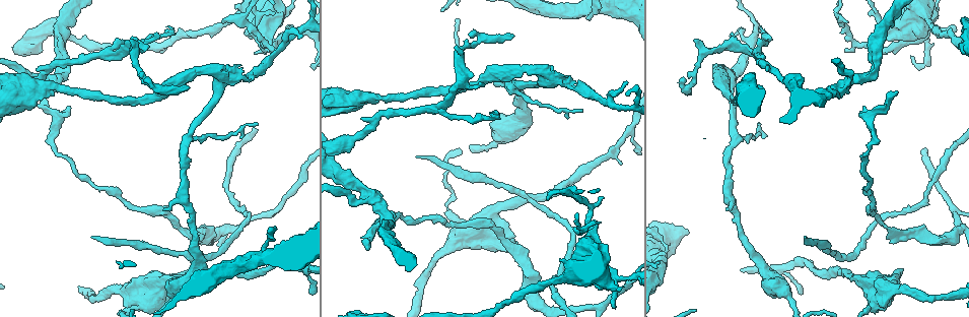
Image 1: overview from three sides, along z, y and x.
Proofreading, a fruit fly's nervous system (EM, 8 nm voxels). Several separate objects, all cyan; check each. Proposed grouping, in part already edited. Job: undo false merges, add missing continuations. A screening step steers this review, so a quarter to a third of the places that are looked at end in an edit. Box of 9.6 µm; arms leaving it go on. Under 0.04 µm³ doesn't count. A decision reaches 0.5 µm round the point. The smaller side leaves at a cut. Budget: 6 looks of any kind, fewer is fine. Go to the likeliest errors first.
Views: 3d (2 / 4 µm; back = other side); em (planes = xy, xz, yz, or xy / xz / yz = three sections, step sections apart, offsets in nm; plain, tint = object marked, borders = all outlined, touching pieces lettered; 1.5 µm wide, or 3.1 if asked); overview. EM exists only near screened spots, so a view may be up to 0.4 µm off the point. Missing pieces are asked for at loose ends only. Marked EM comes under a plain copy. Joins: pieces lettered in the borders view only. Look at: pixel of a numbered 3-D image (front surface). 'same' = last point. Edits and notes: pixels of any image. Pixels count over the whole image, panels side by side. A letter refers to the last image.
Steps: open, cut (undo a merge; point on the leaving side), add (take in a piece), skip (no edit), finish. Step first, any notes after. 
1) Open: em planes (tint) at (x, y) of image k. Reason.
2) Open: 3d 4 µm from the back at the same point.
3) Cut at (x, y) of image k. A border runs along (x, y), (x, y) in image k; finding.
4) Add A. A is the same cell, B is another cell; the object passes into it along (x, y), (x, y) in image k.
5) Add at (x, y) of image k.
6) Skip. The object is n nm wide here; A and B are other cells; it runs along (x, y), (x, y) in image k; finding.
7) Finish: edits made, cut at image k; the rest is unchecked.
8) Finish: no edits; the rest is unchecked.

Open: 3d 4 µm at (590, 234) of image 1. A fork.

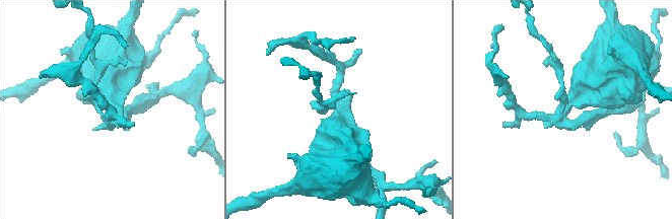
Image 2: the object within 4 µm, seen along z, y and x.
Open: em xy step 4 (tint) at (339, 110) of image 2. Shape alone is not enough.

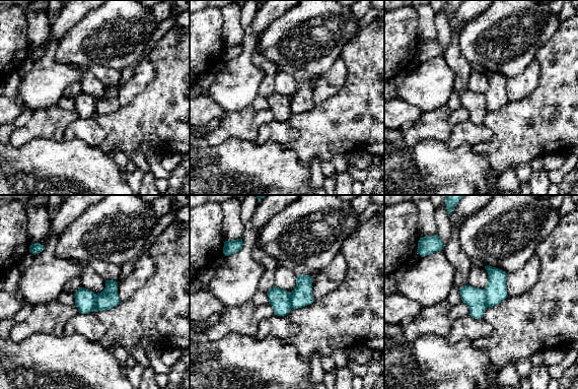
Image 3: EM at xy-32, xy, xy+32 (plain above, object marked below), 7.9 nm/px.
Open: em planes (borders) at the same point.

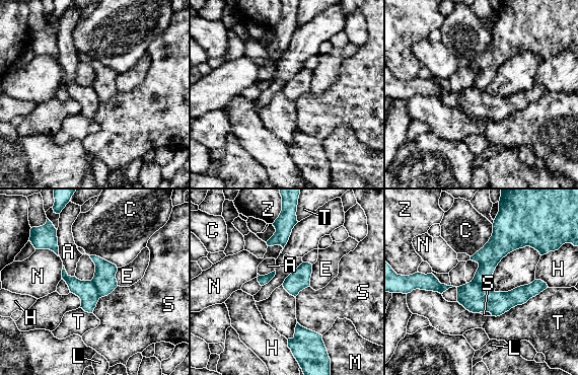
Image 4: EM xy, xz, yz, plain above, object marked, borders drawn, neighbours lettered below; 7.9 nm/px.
Cut at (104, 280) of image 4. The object is 170 nm wide here; A, C, E, H, L, M, N, S, T and Z are other cells; a border runs along (91, 280), (100, 297) in image 4; two neurons meet here.

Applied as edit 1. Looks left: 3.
Open: em planes (borders) at (573, 90) of image 1. Narrows sharply.

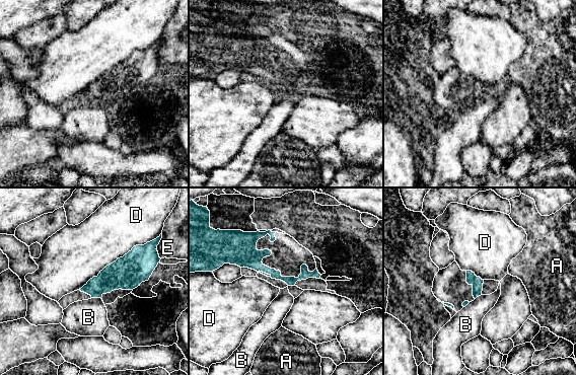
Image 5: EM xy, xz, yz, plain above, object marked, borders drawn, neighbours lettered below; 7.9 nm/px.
Skip. The object is 80 nm wide here; A, B, D and E are other cells; it runs along (231, 260), (283, 279), (316, 275) in image 5; all the same neuron.

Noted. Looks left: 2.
Finish: edits made, cut at image 4; the rest is unchecked.

